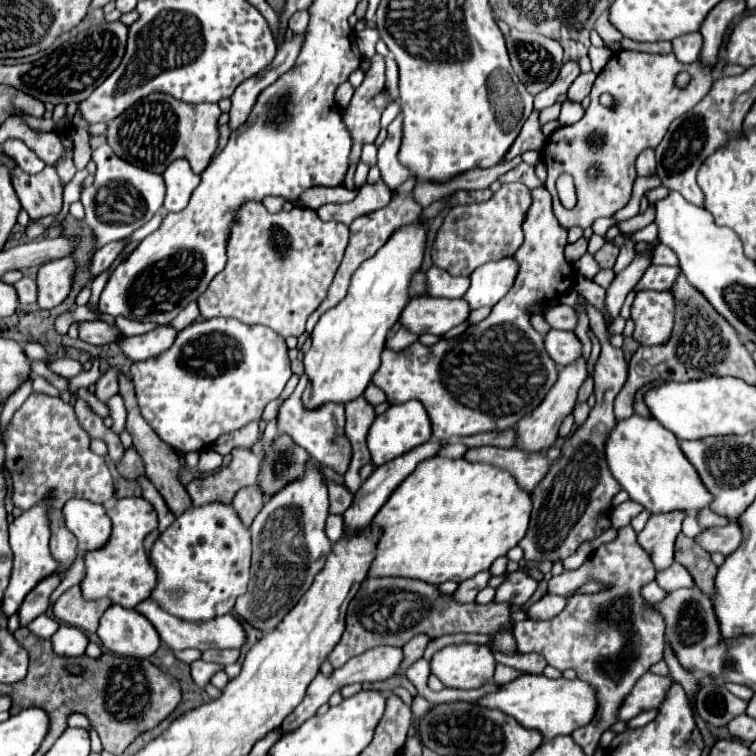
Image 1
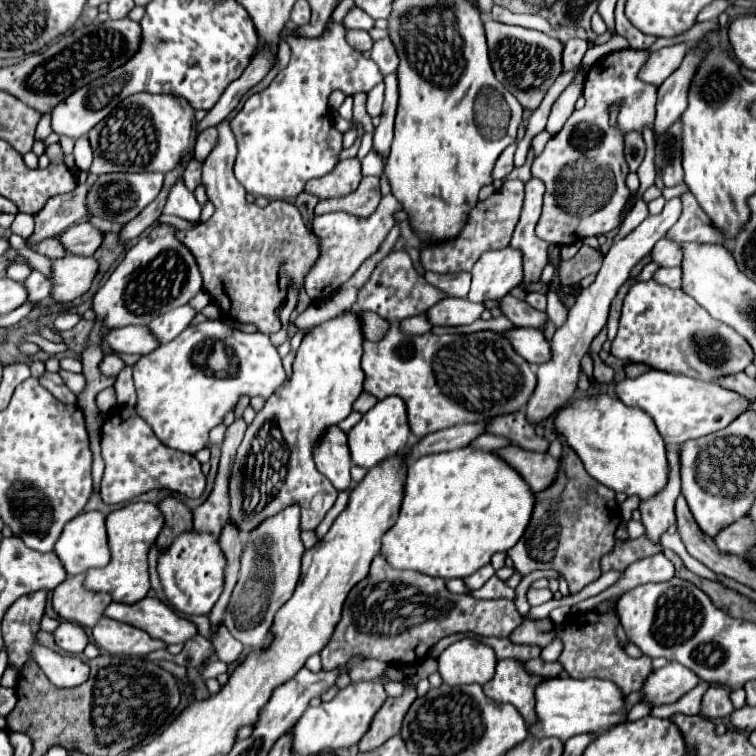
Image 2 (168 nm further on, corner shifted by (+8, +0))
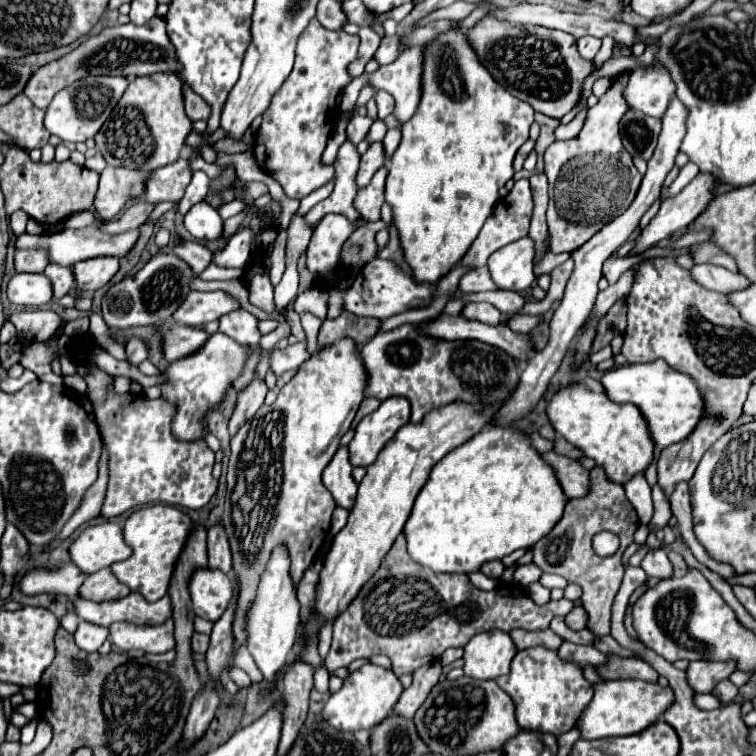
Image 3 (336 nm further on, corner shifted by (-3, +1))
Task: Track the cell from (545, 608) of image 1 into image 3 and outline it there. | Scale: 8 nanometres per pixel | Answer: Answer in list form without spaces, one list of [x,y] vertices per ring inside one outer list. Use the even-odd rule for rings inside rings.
[[[597,465],[591,469],[589,495],[583,499],[571,499],[565,507],[561,521],[553,527],[553,531],[549,535],[545,535],[543,539],[539,539],[539,543],[535,543],[531,547],[533,563],[539,565],[545,573],[561,575],[569,583],[577,583],[583,587],[581,601],[589,615],[587,629],[597,637],[609,635],[611,605],[619,591],[619,585],[623,579],[623,569],[625,569],[621,565],[621,555],[633,543],[633,533],[637,531],[637,527],[639,527],[639,517],[637,517],[633,505],[627,501],[623,485],[609,481],[603,467]],[[603,529],[615,533],[621,539],[617,553],[613,553],[611,557],[599,557],[591,547],[593,535]]]

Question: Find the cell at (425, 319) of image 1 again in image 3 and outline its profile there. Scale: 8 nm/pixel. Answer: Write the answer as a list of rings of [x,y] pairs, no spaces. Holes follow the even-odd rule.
[[[467,303],[467,309],[463,309],[463,317],[475,319],[487,325],[501,323],[501,311],[495,309],[491,303]]]

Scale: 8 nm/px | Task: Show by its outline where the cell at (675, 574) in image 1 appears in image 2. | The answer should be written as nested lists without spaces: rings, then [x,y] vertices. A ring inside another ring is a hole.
[[[660,552],[654,554],[650,558],[638,560],[636,564],[632,564],[632,568],[628,568],[620,580],[610,586],[608,590],[604,590],[600,594],[592,597],[592,610],[600,603],[608,600],[608,598],[618,598],[622,592],[632,590],[640,584],[648,584],[648,582],[668,582],[674,578],[674,564]]]

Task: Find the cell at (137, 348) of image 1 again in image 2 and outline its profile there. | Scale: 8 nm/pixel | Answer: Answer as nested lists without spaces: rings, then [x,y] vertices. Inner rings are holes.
[[[180,306],[168,314],[162,314],[158,318],[154,318],[148,328],[152,332],[152,336],[160,342],[160,344],[168,344],[170,340],[174,340],[196,316],[196,312],[190,306]]]

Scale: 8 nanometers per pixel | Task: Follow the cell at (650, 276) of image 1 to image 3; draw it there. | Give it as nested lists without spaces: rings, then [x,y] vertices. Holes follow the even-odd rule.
[[[695,265],[691,269],[691,273],[695,275],[697,283],[703,283],[703,287],[711,289],[711,291],[719,291],[719,293],[731,293],[731,291],[743,291],[751,285],[751,281],[745,275],[739,273],[731,273],[725,267],[717,267],[717,265]]]

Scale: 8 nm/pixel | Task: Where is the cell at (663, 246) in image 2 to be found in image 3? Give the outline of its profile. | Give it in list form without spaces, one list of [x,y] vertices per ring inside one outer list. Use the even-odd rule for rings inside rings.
[[[701,243],[701,245],[695,245],[693,247],[693,257],[697,263],[713,263],[713,265],[721,265],[729,271],[739,271],[737,269],[737,263],[731,255],[727,255],[721,247],[717,247],[715,243]]]

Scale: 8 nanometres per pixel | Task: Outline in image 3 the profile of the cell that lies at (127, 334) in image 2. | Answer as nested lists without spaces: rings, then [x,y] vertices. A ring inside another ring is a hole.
[[[161,325],[159,329],[165,339],[165,359],[177,361],[187,355],[195,355],[199,347],[205,345],[207,333],[197,327],[185,327],[185,325]]]

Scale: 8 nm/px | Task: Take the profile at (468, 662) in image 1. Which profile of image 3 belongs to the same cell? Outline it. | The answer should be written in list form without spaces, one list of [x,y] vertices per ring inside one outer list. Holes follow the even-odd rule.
[[[485,631],[475,635],[475,639],[471,639],[465,647],[465,675],[473,677],[473,679],[497,679],[499,675],[507,675],[511,659],[517,655],[517,647],[513,643],[513,639],[509,637],[509,633],[505,631]]]

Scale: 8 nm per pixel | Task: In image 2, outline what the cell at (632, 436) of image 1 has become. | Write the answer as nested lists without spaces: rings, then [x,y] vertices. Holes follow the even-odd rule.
[[[610,396],[580,398],[572,406],[558,410],[554,424],[558,432],[564,434],[568,446],[572,446],[572,450],[580,454],[592,478],[596,478],[600,484],[606,484],[614,492],[624,492],[626,496],[638,496],[640,500],[648,500],[666,488],[670,476],[666,446],[664,440],[660,438],[660,432],[656,432],[656,424],[652,424],[652,418],[640,412],[640,408],[628,408],[626,404]]]

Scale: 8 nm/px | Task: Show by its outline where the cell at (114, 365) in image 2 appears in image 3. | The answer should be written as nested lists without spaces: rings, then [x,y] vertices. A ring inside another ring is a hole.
[[[133,337],[125,345],[125,351],[127,351],[127,361],[131,365],[139,365],[141,361],[145,361],[149,357],[149,343],[143,337]]]

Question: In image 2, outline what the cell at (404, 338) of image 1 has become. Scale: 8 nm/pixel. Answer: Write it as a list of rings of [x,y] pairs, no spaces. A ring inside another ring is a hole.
[[[426,314],[412,316],[410,320],[400,322],[400,332],[408,334],[408,336],[420,336],[420,334],[426,334],[430,330],[432,330],[432,326],[426,322]]]

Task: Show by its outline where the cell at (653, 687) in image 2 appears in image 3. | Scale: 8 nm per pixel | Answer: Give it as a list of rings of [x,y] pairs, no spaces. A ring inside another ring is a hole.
[[[691,661],[687,669],[687,679],[697,693],[711,693],[715,683],[727,679],[733,671],[733,661]]]

